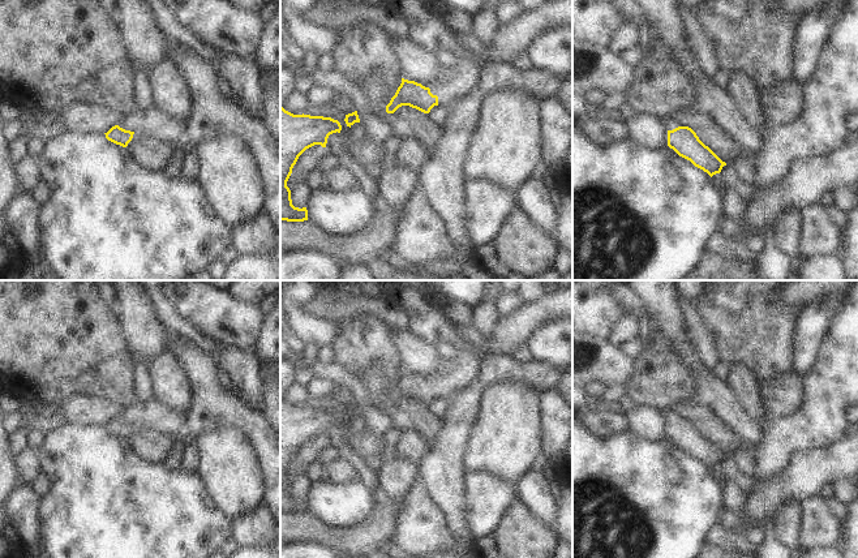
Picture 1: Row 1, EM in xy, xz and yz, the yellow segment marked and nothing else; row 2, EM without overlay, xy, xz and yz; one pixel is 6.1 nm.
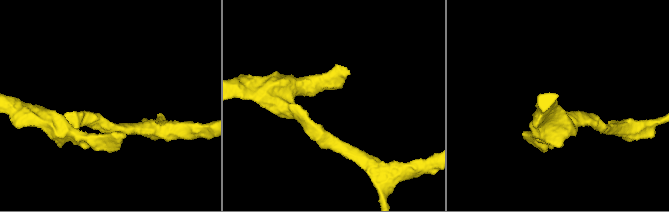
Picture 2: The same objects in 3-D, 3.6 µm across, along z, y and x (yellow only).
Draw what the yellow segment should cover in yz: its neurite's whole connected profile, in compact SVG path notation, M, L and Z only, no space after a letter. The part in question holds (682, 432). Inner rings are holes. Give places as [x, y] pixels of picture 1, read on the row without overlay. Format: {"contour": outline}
{"contour": "M674 408L661 411L668 422L668 438L670 441L711 469L721 464L726 455L705 438L691 420L678 413Z"}

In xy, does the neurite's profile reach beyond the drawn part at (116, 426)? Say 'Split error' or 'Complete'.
Split error

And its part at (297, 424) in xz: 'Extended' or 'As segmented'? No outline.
As segmented

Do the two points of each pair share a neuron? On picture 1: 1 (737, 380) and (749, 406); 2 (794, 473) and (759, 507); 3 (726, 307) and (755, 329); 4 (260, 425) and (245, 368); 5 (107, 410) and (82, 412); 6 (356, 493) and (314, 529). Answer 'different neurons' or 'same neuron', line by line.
1: same neuron
2: same neuron
3: same neuron
4: different neurons
5: same neuron
6: different neurons

